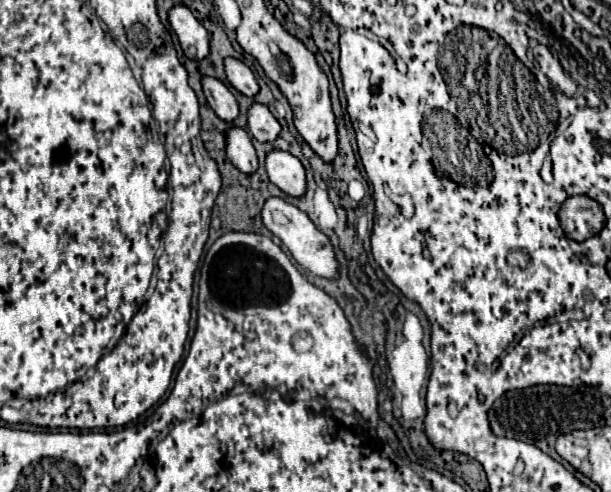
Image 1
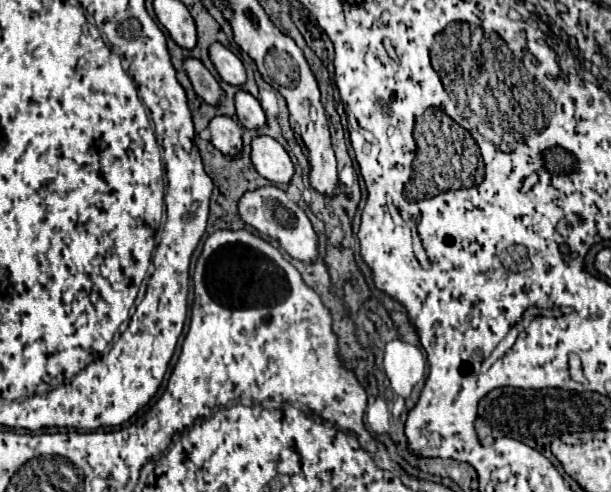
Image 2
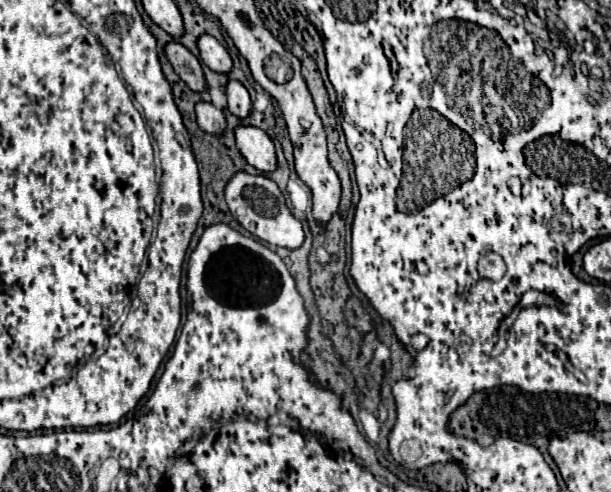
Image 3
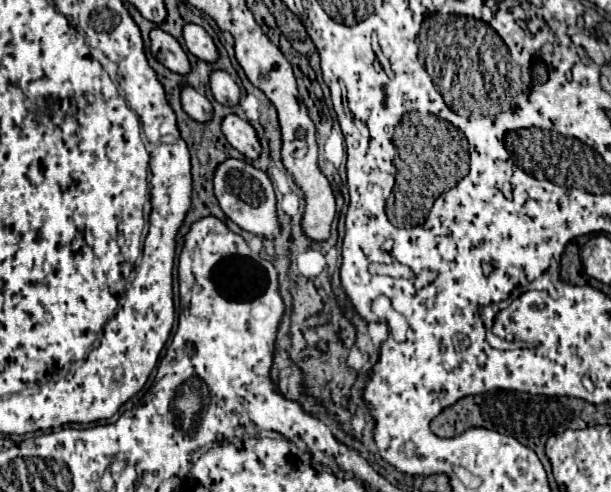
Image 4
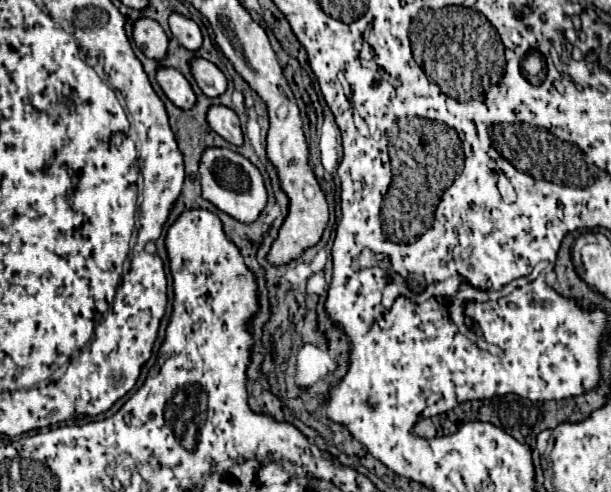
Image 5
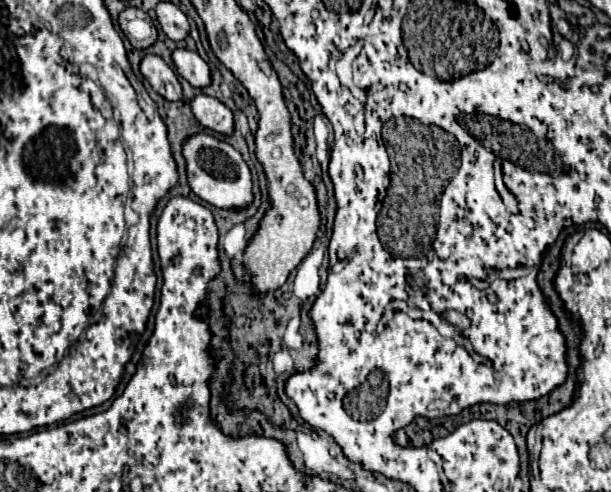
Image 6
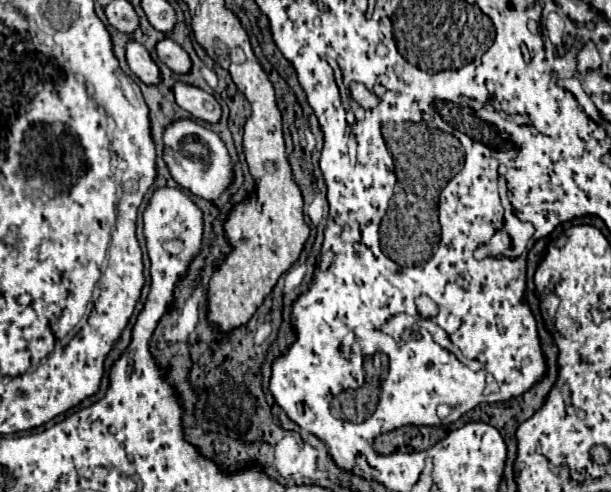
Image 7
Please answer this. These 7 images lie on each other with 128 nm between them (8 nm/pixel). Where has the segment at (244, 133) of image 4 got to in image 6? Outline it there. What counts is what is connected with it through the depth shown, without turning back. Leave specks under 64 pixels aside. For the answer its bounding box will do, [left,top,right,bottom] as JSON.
[192,94,234,136]

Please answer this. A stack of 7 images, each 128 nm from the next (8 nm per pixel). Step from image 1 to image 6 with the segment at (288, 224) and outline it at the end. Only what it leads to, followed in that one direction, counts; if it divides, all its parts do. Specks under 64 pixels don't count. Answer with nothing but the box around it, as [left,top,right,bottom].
[184,134,254,210]

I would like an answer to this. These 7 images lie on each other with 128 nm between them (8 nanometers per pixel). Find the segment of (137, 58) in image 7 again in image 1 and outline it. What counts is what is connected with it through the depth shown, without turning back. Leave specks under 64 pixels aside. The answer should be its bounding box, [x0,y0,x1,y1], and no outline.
[228,128,258,174]

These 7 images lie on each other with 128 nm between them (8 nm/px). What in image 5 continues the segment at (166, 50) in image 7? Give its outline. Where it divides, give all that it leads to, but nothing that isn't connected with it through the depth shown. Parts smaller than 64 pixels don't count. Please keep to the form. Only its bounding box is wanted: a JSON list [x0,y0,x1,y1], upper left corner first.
[190,58,228,98]

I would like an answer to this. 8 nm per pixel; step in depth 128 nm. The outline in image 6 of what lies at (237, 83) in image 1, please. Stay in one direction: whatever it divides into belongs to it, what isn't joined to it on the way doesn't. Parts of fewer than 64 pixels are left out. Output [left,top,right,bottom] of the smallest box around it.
[156,2,190,42]

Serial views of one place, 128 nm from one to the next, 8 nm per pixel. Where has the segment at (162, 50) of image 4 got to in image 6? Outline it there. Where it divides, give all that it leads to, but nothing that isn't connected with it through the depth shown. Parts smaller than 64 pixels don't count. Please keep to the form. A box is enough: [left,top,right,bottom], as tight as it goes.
[118,6,158,50]

